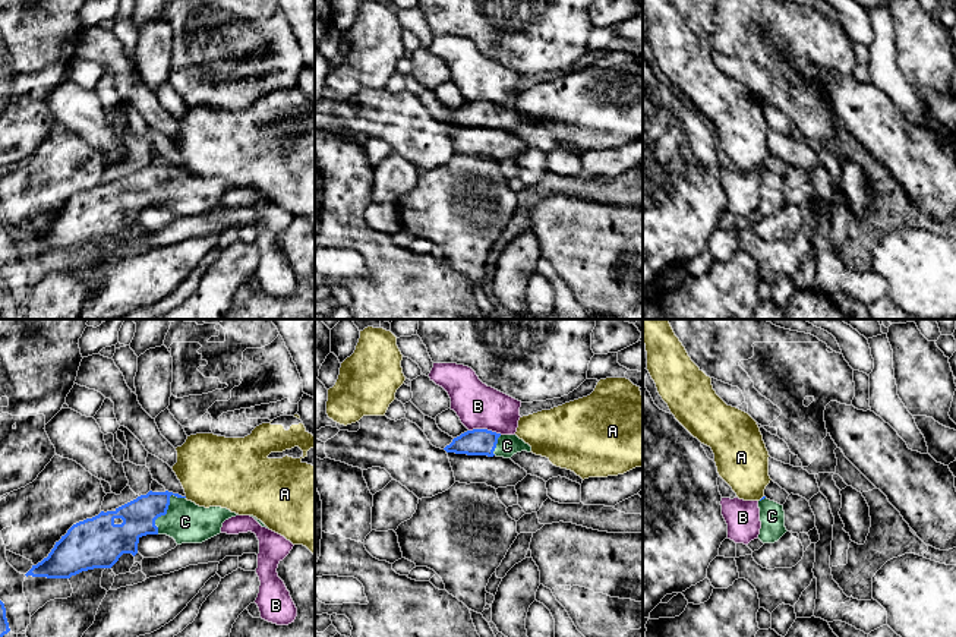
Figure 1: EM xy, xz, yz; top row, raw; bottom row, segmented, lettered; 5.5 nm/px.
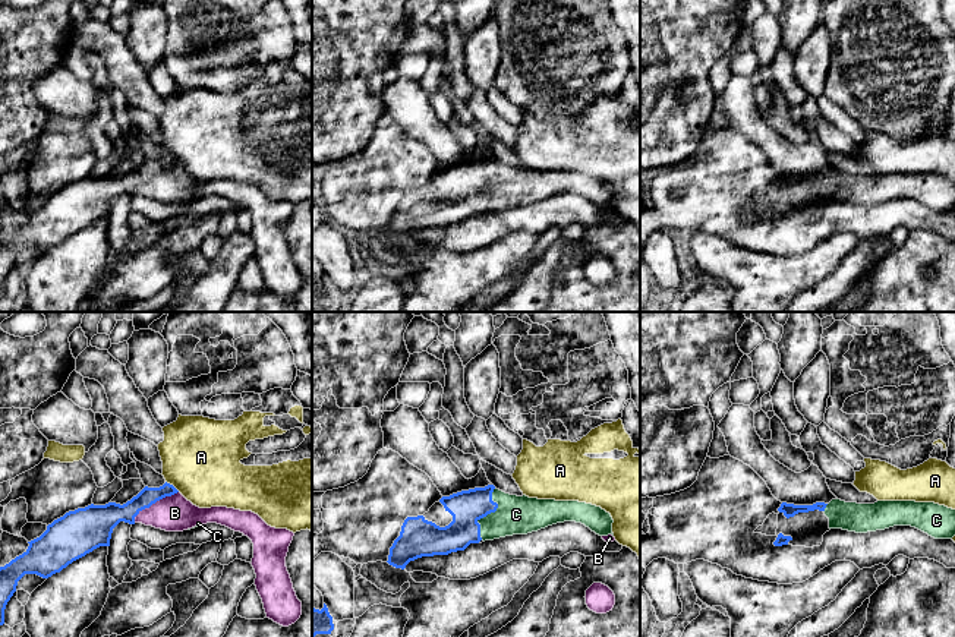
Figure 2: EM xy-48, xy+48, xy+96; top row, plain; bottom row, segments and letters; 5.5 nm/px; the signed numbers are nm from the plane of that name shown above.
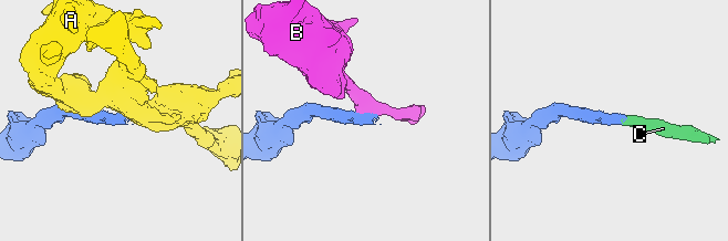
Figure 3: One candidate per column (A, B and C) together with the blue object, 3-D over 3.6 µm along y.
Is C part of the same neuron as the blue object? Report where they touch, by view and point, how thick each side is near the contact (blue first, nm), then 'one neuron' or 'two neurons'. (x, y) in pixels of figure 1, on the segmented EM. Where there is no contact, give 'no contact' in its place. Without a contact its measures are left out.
contact xy (167, 508); calibres 180 and 220 nm; one neuron

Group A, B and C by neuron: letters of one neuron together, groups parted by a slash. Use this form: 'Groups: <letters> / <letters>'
Groups: A / B / C

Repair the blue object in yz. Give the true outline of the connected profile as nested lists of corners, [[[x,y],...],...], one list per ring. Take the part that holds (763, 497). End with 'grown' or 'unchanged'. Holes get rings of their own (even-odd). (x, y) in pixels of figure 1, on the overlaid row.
[[[763,496],[758,501],[761,529],[758,539],[763,543],[777,542],[788,530],[785,527],[783,505]]] | grown

